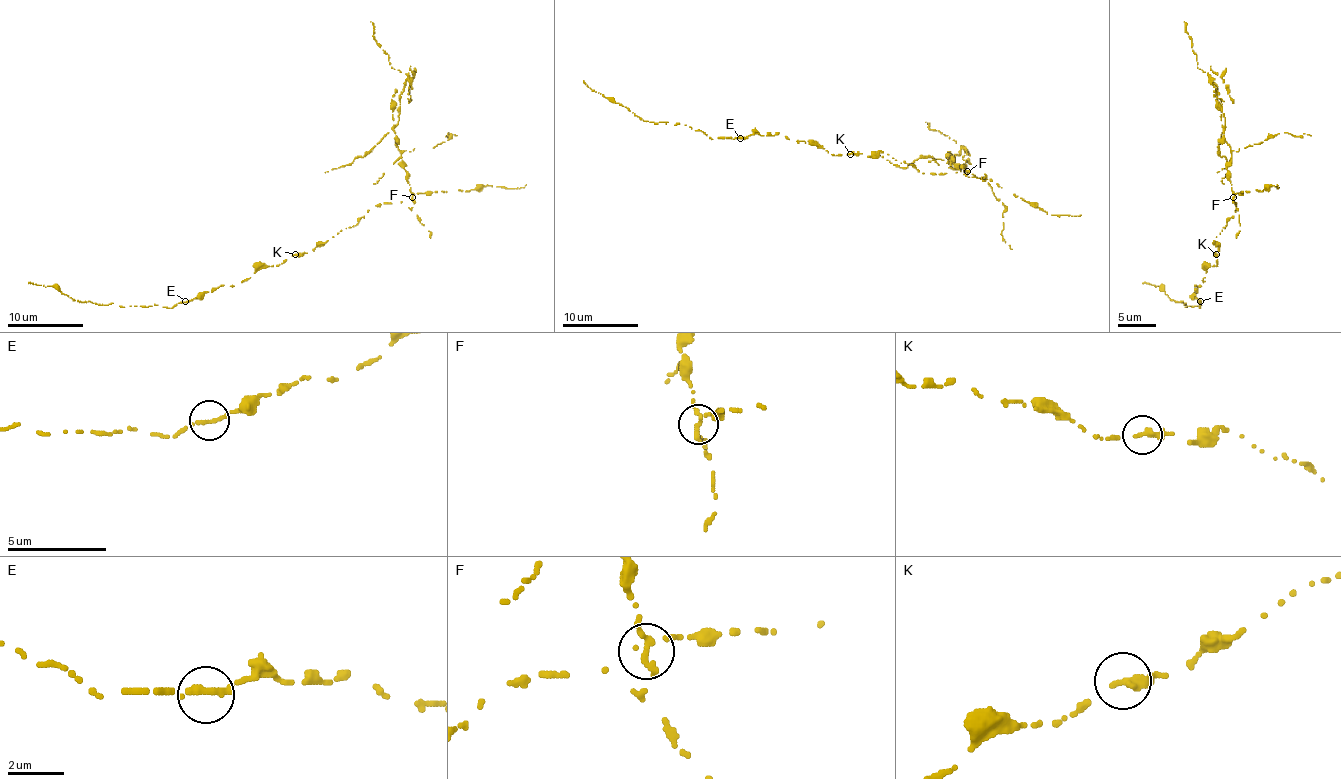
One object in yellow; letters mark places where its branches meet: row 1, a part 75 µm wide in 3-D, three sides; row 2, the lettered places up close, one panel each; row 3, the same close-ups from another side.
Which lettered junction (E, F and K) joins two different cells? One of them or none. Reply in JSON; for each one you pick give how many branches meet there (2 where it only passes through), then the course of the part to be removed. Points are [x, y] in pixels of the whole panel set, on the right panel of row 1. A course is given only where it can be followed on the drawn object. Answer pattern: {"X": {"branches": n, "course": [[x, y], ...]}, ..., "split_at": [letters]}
{"F": {"branches": 2, "course": [[1233, 197], [1227, 169], [1231, 146], [1223, 138], [1221, 101], [1210, 76], [1197, 66], [1183, 21]]}, "split_at": ["F"]}

